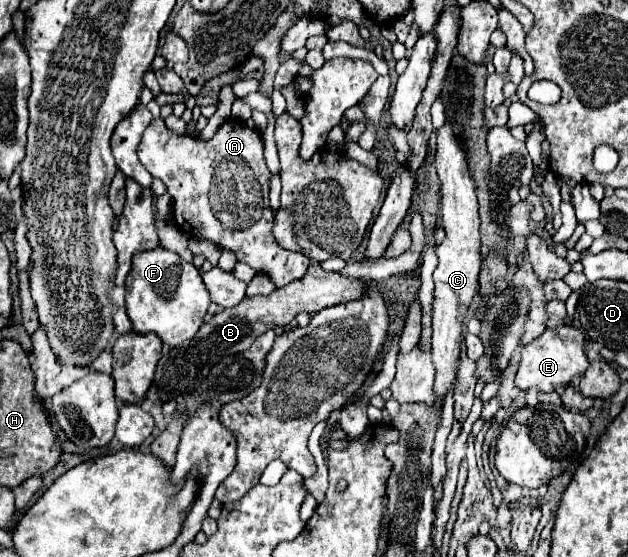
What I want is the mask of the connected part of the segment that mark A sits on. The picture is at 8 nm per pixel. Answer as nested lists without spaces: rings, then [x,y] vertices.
[[[158,117],[158,119],[152,119],[152,123],[146,127],[142,141],[138,145],[140,163],[148,169],[152,177],[162,179],[164,185],[168,187],[168,195],[174,199],[172,217],[176,225],[182,231],[186,231],[186,235],[194,239],[208,239],[218,247],[232,251],[238,261],[250,265],[256,273],[268,275],[276,287],[284,287],[306,273],[310,259],[306,259],[306,255],[302,253],[282,249],[272,235],[274,213],[268,201],[270,171],[266,167],[262,153],[264,153],[264,141],[260,131],[250,129],[244,121],[234,117],[224,121],[210,141],[198,141],[188,135],[178,137],[172,131],[168,131],[168,127],[164,125],[164,119]]]

